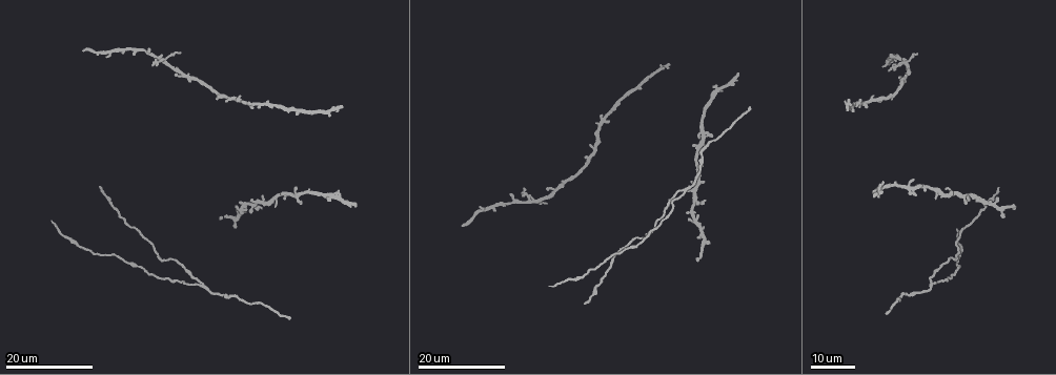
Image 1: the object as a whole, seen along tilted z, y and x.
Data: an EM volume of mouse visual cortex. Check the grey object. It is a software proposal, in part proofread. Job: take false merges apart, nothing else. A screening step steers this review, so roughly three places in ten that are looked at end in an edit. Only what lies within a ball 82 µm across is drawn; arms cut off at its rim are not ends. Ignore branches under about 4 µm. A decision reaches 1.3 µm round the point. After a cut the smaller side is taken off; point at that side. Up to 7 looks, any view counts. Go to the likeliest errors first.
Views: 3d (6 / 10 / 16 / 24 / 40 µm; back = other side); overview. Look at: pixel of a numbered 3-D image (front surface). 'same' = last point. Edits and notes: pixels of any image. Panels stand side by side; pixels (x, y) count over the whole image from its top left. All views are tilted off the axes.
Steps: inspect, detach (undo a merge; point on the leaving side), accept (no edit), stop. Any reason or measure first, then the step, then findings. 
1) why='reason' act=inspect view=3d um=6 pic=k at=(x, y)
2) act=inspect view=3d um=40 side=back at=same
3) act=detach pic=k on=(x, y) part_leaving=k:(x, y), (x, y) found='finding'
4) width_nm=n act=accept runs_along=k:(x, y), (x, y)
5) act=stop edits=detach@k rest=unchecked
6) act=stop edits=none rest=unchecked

why='arms part here' act=inspect view=3d um=16 pic=1 at=(685, 190)

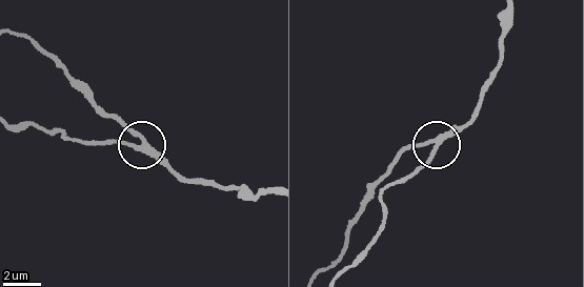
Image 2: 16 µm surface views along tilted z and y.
act=inspect view=3d um=10 pic=2 at=(435, 145)

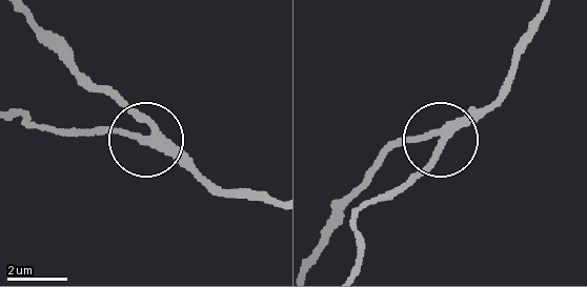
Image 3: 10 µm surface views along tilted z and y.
arms=3 act=accept found='continuous, no second cell'

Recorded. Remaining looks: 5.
why='sudden change in width' act=inspect view=3d um=24 pic=1 at=(716, 89)

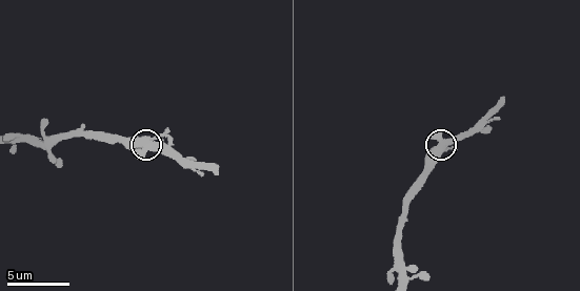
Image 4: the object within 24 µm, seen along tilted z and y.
why='zoom in' act=inspect view=3d um=10 pic=4 at=(147, 139)

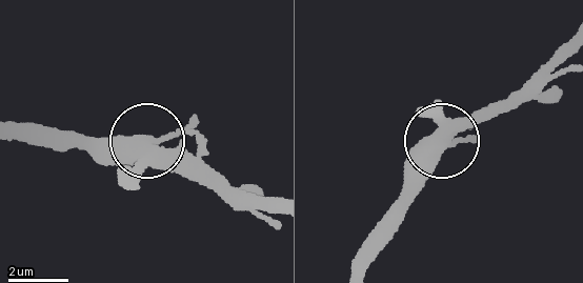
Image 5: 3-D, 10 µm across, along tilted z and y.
act=accept runs_along=5:(20, 129), (94, 142), (157, 141), (204, 160) found='all the same cell'

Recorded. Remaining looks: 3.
why='a fork' act=inspect view=3d um=16 pic=1 at=(980, 200)

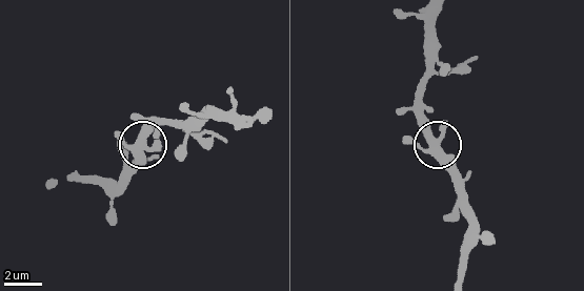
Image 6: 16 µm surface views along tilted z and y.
act=inspect view=3d um=10 pic=6 at=(131, 147)

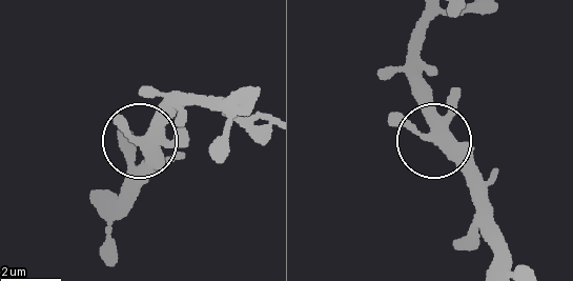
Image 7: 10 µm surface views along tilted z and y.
act=inspect view=3d um=10 side=back pic=7 at=(141, 140)

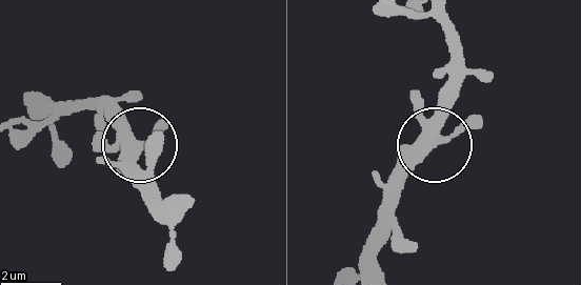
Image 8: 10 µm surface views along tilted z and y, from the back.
arms=3 act=accept found='all the same cell'

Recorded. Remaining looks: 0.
act=stop edits=none rest=unchecked

